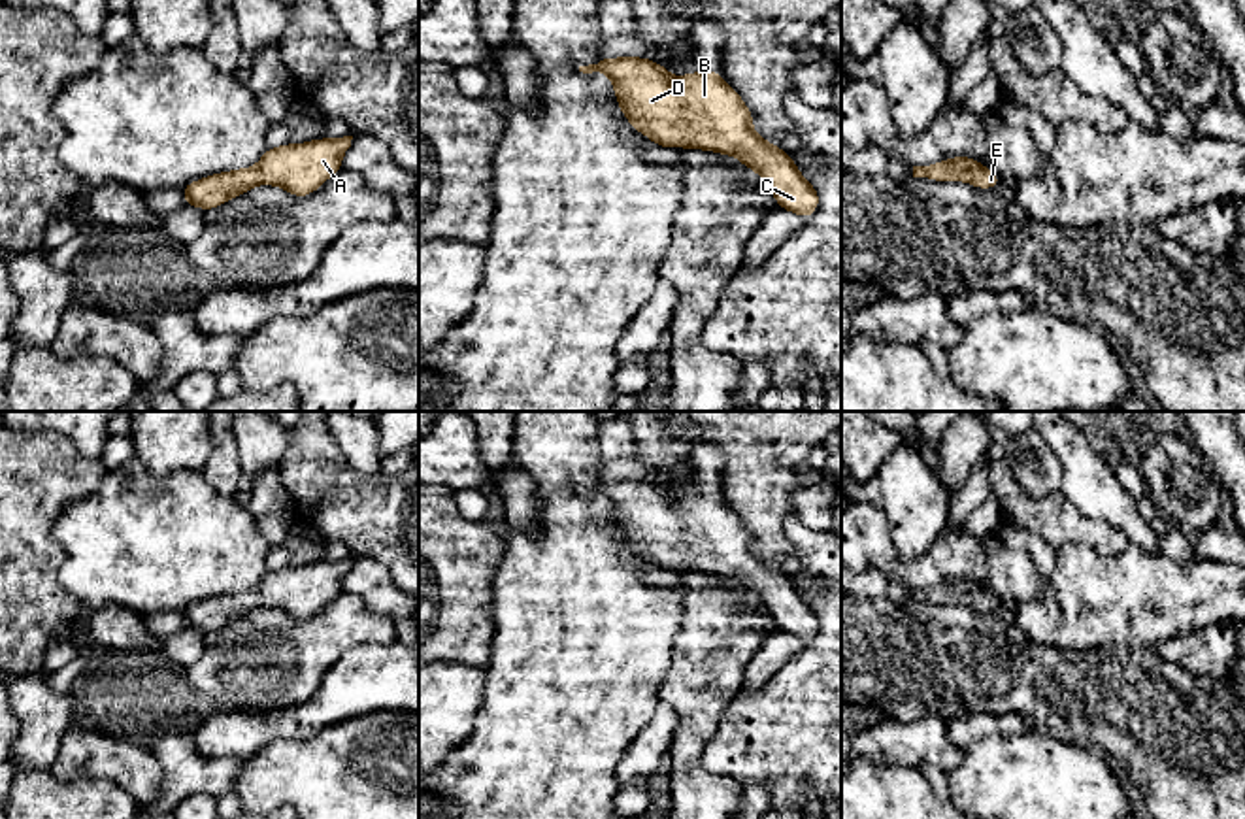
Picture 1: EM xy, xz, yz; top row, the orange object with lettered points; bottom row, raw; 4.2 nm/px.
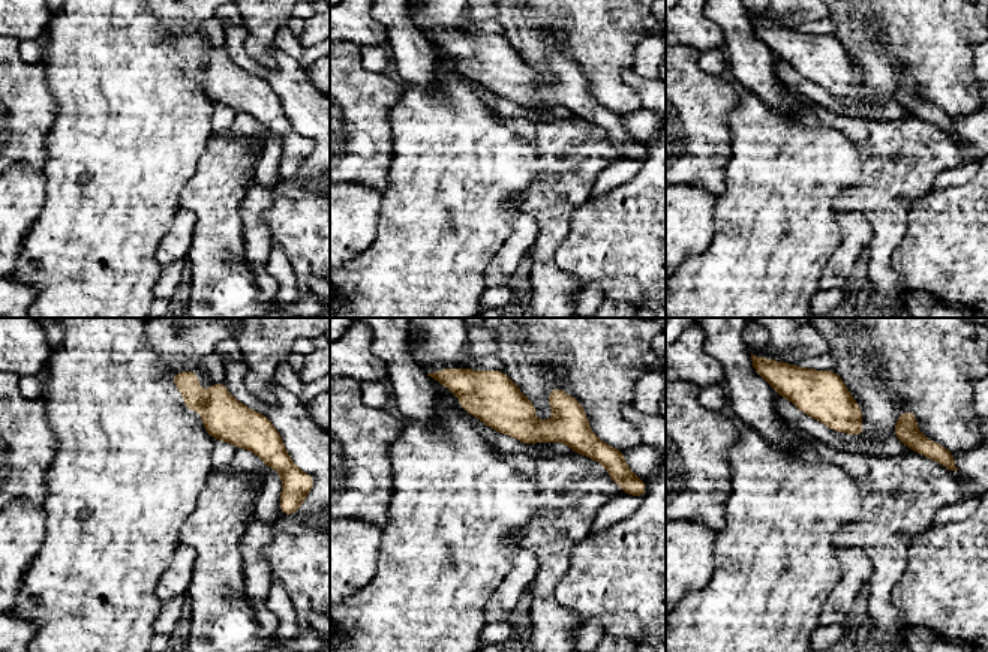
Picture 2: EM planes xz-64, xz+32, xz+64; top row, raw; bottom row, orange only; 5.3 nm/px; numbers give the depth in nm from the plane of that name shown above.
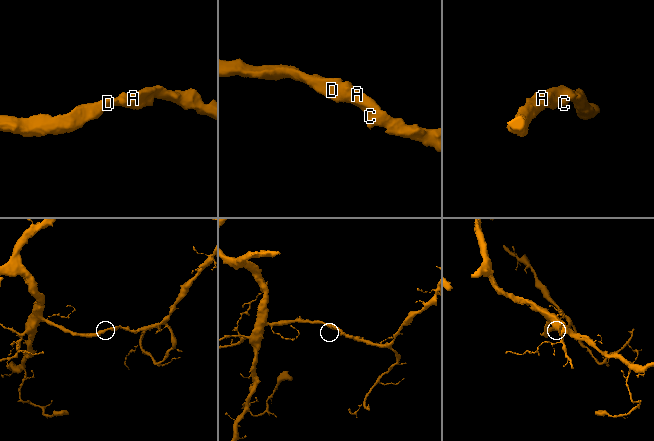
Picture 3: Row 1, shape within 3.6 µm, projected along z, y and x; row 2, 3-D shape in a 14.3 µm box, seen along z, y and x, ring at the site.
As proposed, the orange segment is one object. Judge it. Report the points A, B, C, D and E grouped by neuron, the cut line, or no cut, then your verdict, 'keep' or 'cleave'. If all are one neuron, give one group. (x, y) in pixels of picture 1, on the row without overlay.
A B C D E | no cut | keep

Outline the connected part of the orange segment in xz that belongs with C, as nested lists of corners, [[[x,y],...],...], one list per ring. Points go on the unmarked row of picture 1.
[[[602,479],[596,487],[579,489],[579,494],[607,496],[619,523],[619,532],[632,551],[645,557],[653,566],[668,572],[679,568],[687,574],[706,572],[738,579],[743,589],[755,593],[764,602],[779,630],[805,642],[819,630],[819,615],[798,594],[794,581],[753,553],[751,532],[719,494],[702,493],[673,500],[668,491],[645,479]]]

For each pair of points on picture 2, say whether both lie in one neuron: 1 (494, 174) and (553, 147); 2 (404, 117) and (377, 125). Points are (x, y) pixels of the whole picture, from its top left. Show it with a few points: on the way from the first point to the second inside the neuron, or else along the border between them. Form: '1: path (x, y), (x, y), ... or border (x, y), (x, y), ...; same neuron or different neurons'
1: border (510, 129), (534, 144), (529, 183), (523, 191); different neurons
2: border (402, 87), (402, 95), (390, 114), (392, 155); different neurons

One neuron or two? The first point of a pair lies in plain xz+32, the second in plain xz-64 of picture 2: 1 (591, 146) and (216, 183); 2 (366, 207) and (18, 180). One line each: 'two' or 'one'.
1: one
2: one

